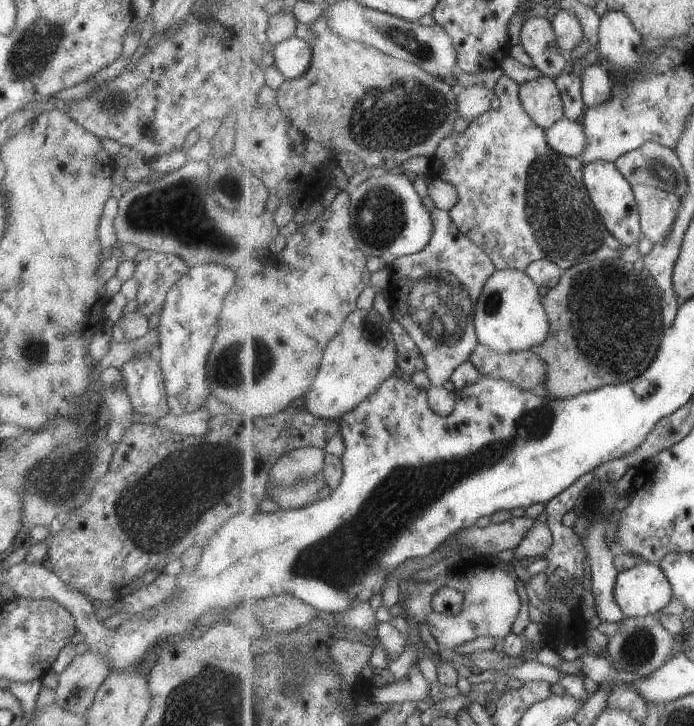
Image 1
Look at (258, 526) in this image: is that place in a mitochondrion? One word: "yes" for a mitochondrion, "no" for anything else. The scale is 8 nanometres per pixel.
no

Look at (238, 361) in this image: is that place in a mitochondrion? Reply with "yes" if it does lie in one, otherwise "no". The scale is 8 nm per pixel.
yes

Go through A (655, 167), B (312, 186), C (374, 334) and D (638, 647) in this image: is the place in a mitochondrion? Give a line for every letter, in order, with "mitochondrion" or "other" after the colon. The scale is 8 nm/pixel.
A: mitochondrion
B: other
C: other
D: mitochondrion

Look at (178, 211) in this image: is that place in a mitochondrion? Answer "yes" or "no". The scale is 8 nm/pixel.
yes

